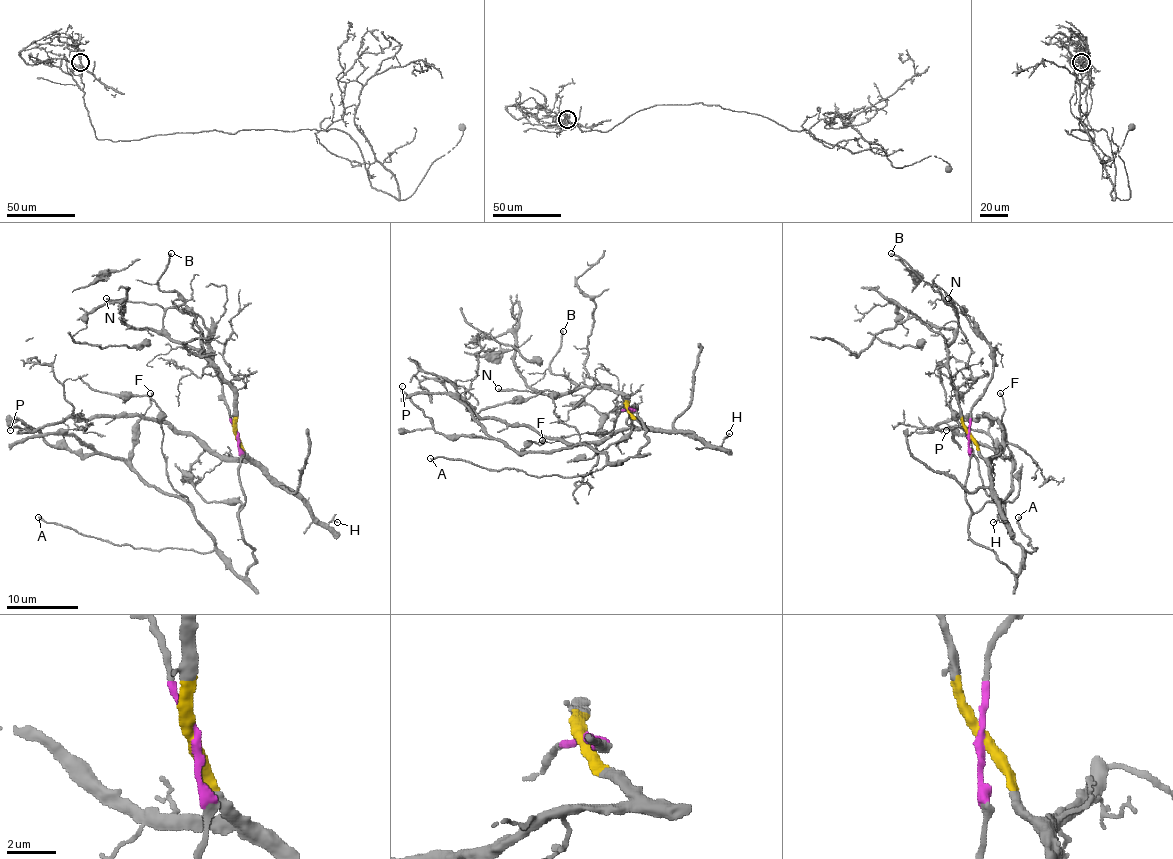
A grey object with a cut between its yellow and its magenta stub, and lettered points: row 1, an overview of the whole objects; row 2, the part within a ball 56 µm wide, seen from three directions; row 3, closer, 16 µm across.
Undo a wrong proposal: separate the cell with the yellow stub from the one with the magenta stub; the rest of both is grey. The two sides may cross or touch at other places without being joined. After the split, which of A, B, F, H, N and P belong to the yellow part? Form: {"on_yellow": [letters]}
{"on_yellow": ["B", "H", "N"]}

